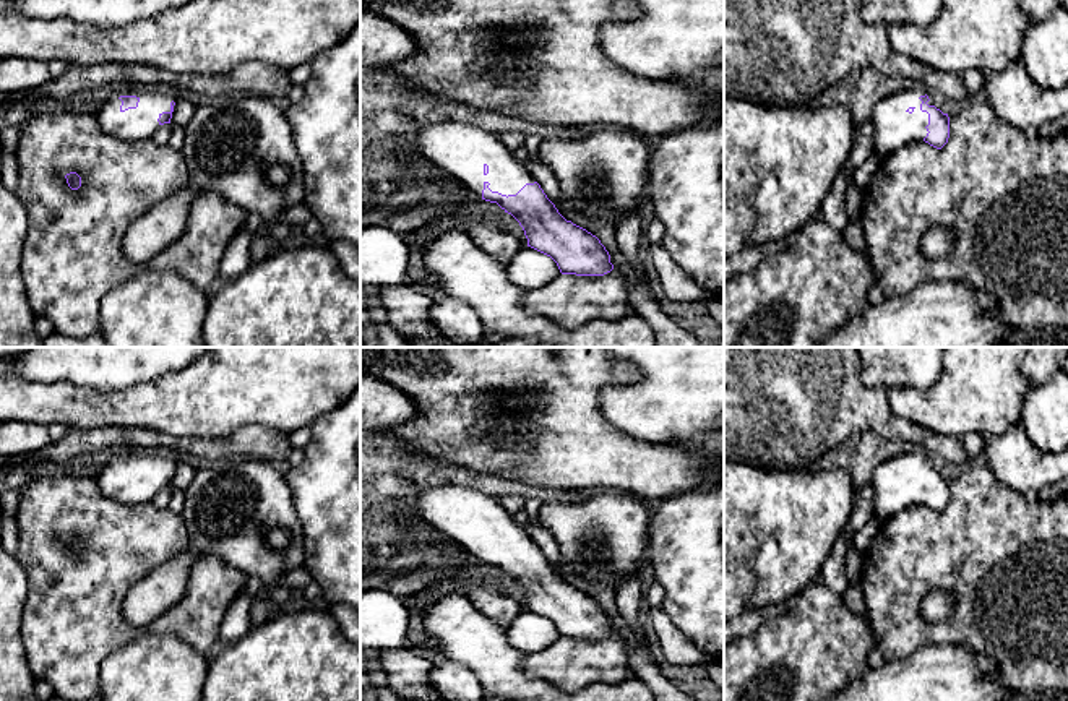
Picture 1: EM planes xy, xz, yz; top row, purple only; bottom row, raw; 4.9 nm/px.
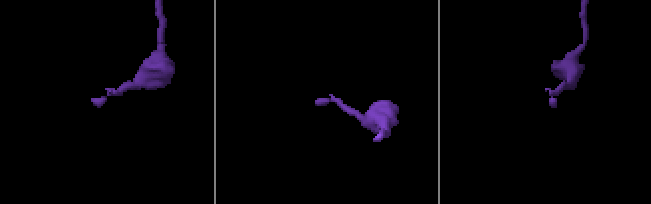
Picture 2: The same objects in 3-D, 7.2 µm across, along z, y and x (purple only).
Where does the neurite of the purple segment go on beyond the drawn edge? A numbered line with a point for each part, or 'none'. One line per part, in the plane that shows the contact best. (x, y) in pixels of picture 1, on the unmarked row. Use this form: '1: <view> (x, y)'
1: xz (460, 513)

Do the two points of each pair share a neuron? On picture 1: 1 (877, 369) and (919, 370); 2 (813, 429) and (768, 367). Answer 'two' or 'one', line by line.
1: one
2: one

